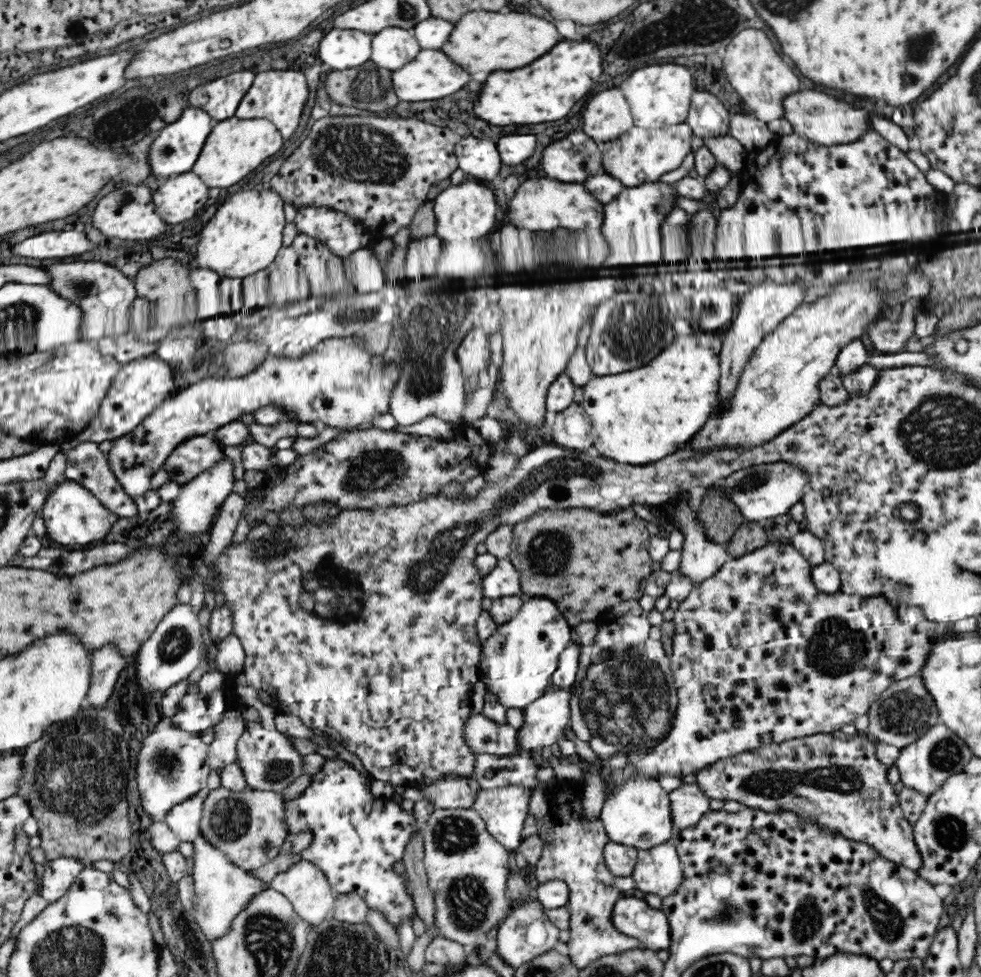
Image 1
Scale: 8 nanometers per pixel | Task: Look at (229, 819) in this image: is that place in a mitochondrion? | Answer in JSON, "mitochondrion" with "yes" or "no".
{"mitochondrion":"yes"}

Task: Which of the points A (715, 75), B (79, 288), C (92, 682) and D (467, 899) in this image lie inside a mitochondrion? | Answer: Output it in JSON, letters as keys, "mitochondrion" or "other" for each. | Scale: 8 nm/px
{"A":"other","B":"mitochondrion","C":"other","D":"mitochondrion"}

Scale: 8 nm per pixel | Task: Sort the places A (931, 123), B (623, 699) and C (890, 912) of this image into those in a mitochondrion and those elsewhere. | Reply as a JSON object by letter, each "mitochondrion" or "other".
{"A":"other","B":"mitochondrion","C":"other"}

